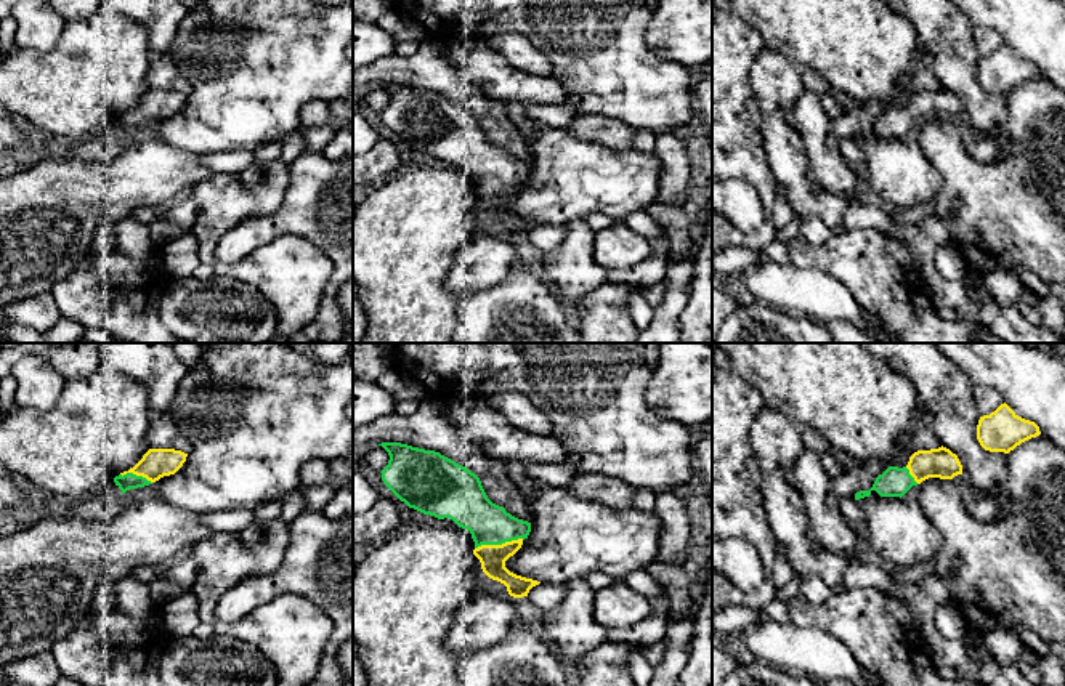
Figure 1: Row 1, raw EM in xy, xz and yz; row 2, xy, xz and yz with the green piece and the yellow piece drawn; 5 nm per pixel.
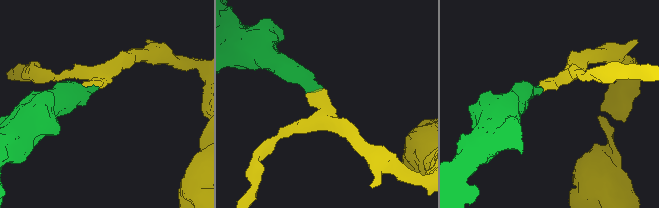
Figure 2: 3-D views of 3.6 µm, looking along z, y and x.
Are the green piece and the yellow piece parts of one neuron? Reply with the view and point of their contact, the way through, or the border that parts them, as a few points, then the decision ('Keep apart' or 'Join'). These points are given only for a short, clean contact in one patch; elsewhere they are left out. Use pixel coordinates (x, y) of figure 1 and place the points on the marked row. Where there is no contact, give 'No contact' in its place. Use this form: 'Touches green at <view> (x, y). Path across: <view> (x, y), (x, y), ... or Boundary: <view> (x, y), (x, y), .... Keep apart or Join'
Touches green at xz (499, 544). Path across: xz (467, 505), (498, 536), (499, 544), (493, 550), (493, 558). Join

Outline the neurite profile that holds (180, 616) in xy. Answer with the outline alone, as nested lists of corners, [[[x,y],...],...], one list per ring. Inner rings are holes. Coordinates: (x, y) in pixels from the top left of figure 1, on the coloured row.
[[[191,590],[160,604],[159,612],[162,628],[172,641],[192,636],[192,632],[200,623],[199,601]]]

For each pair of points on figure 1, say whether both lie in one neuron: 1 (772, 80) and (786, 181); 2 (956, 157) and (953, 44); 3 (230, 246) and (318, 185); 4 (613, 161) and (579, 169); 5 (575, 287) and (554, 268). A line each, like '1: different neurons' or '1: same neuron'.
1: same neuron
2: different neurons
3: same neuron
4: same neuron
5: same neuron

